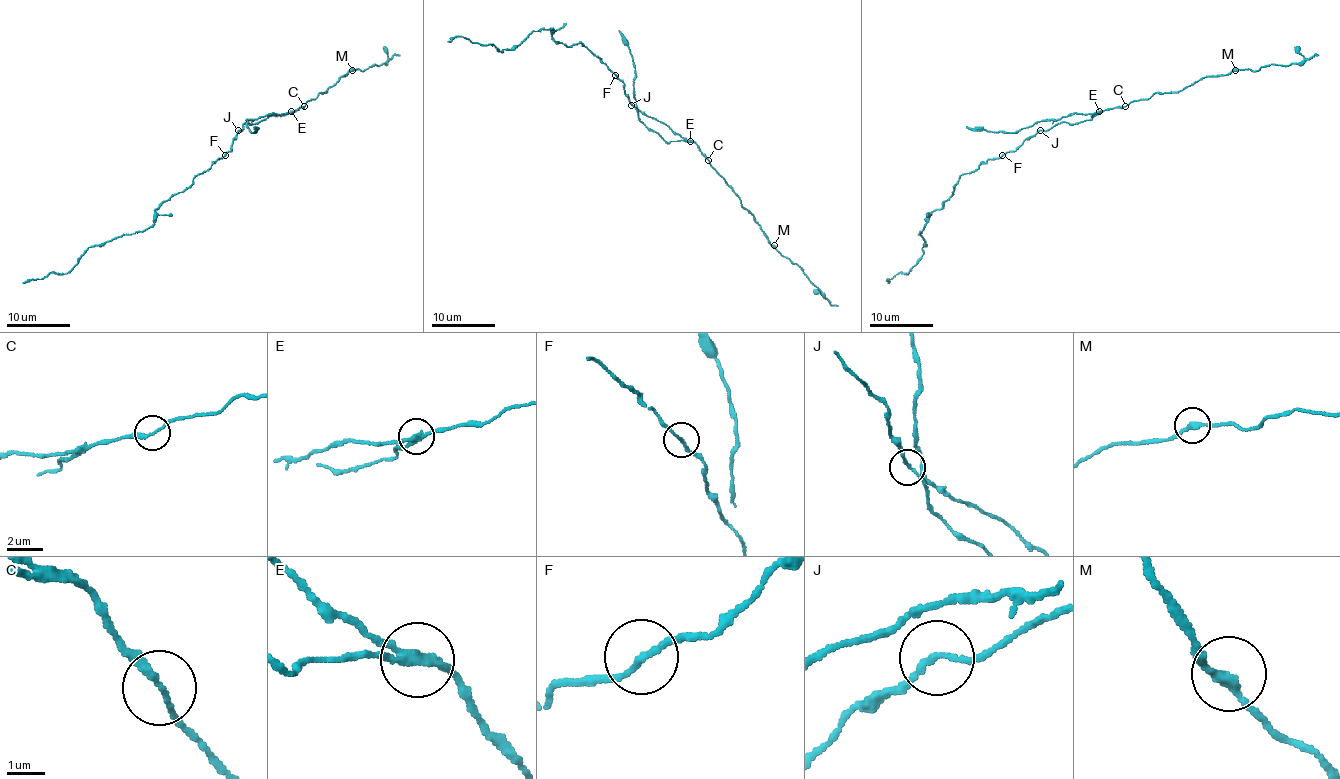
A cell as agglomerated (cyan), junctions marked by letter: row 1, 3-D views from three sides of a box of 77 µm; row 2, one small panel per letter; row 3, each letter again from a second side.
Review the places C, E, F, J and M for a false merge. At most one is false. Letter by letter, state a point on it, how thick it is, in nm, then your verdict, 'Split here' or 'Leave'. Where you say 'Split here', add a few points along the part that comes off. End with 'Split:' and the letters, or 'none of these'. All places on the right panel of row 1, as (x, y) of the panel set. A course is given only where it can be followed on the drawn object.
C: Place: (1125, 106). Thickness 180 nm. Leave
E: Place: (1099, 111). Thickness 240 nm. Split here. Course of the part to remove: (1099, 111), (1039, 121), (1027, 127), (1001, 132), (973, 130), (966, 125)
F: Place: (1002, 155). Thickness 140 nm. Leave
J: Place: (1040, 130). Thickness 140 nm. Leave
M: Place: (1235, 70). Thickness 240 nm. Leave
Split: E

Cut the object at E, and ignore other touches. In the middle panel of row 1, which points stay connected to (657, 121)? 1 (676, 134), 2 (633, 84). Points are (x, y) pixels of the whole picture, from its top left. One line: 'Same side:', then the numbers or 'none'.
Same side: 1, 2

